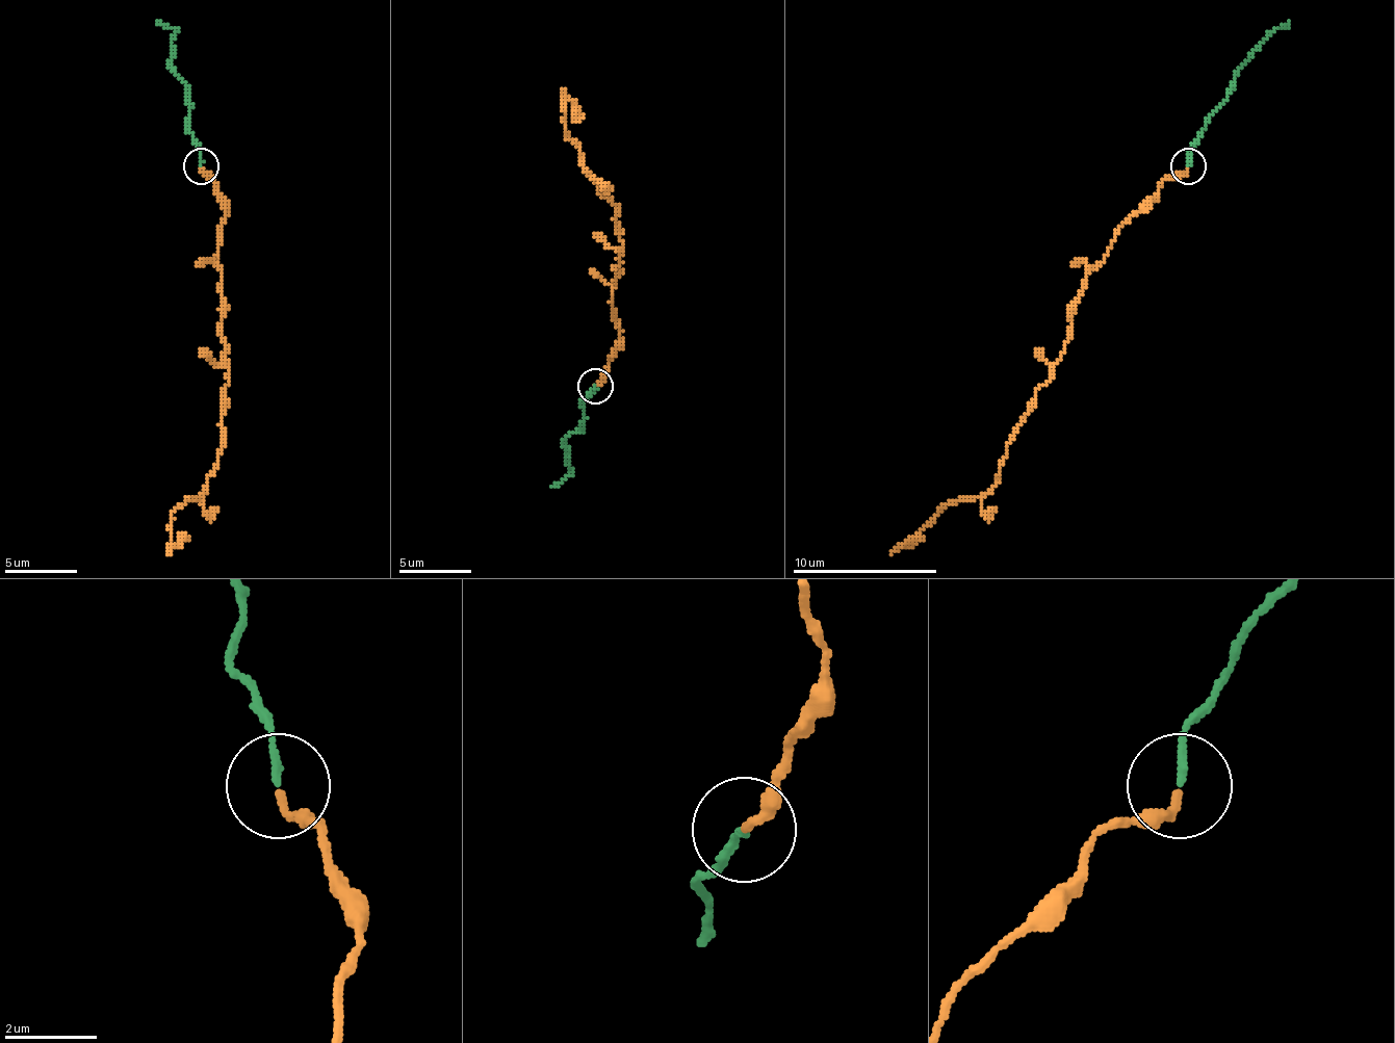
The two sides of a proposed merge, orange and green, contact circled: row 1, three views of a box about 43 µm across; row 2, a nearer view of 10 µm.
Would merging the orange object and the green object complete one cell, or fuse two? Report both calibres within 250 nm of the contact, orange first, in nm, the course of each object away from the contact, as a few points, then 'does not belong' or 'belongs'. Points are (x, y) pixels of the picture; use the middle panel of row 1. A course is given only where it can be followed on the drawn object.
180/150 nm | orange via (594, 385), (619, 323), (612, 306), (623, 252), (616, 205), (565, 136), (565, 103), (579, 122) | green via (594, 385), (584, 399), (579, 428), (565, 439), (569, 472), (550, 486) | belongs

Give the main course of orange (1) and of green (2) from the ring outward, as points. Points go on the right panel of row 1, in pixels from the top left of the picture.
1: (1187, 168), (1165, 179), (1086, 277), (1071, 338), (1007, 443), (992, 486), (953, 500), (905, 547), (924, 537)
2: (1187, 164), (1187, 151), (1241, 63), (1274, 28), (1288, 21)

